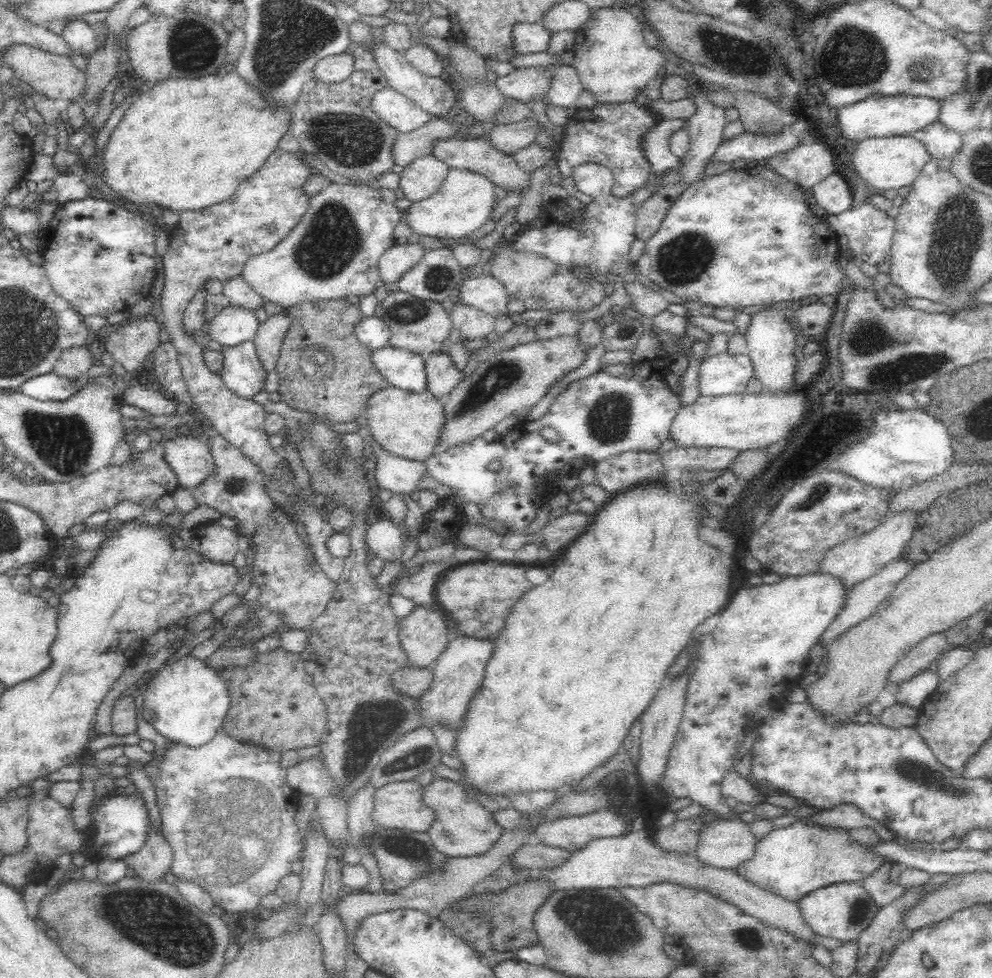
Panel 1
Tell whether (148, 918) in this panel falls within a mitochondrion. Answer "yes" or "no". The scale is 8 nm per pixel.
yes

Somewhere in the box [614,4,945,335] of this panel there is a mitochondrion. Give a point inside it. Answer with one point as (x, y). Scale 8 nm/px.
(851, 59)

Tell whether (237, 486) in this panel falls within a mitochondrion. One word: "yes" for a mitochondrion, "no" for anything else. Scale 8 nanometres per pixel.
yes

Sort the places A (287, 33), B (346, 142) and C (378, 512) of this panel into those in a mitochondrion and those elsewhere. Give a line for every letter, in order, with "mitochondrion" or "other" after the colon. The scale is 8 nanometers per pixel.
A: mitochondrion
B: mitochondrion
C: other

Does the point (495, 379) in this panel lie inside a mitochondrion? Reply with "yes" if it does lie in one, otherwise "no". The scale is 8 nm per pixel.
yes

